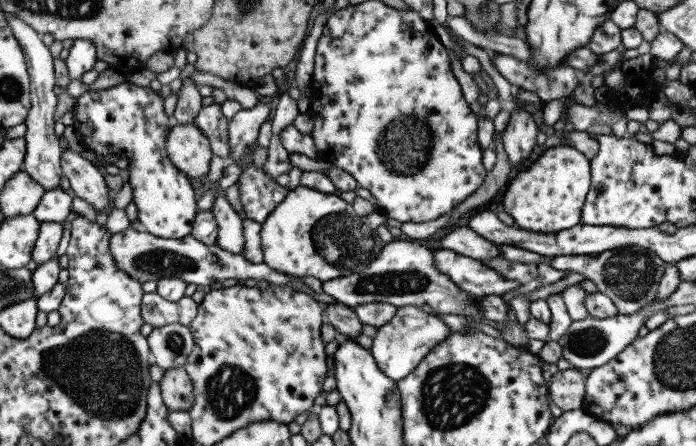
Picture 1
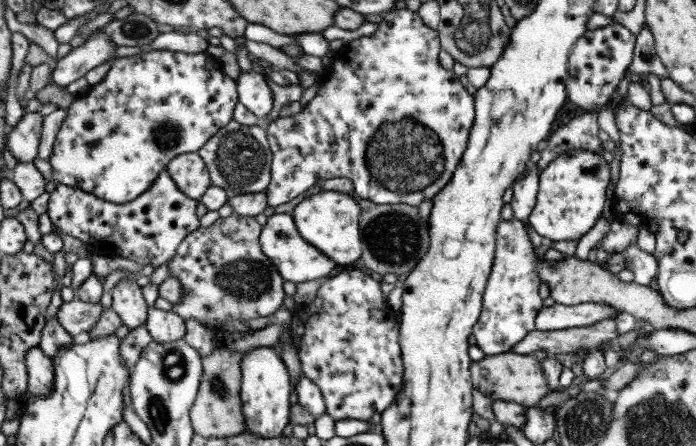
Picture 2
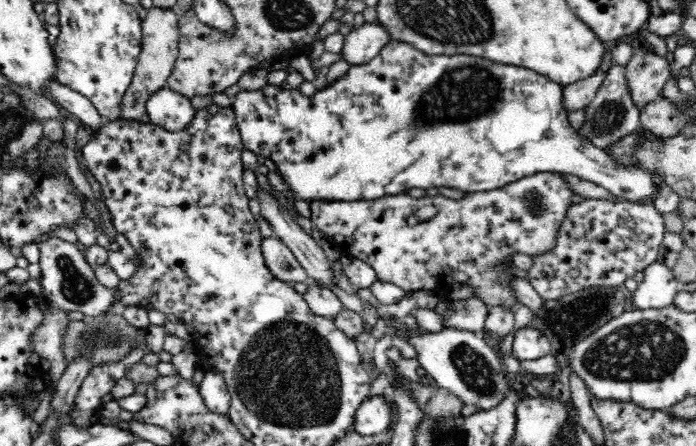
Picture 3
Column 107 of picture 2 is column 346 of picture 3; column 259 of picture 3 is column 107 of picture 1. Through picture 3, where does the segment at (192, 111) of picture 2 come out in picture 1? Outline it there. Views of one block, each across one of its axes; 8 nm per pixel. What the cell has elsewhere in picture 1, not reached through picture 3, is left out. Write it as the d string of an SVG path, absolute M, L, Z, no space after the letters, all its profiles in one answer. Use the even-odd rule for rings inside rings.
M126 80L108 90L86 91L77 99L77 107L72 111L74 121L71 125L80 132L89 150L98 155L116 154L129 159L124 178L128 178L133 188L132 201L136 204L137 220L140 221L142 230L164 239L182 239L189 236L198 213L198 198L186 174L178 170L167 156L166 143L168 132L172 128L172 118L166 116L164 98L159 92L150 86L140 87Z

